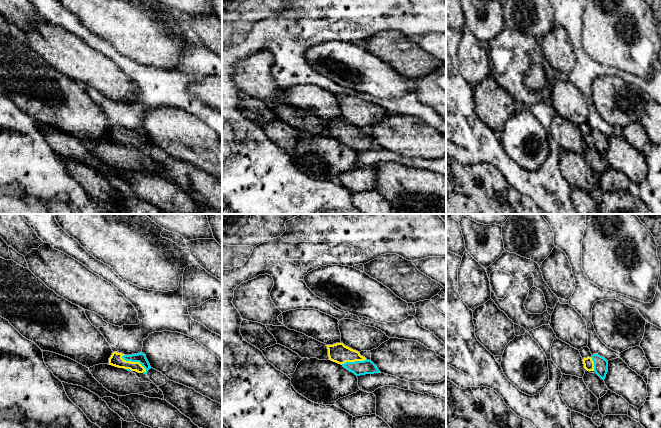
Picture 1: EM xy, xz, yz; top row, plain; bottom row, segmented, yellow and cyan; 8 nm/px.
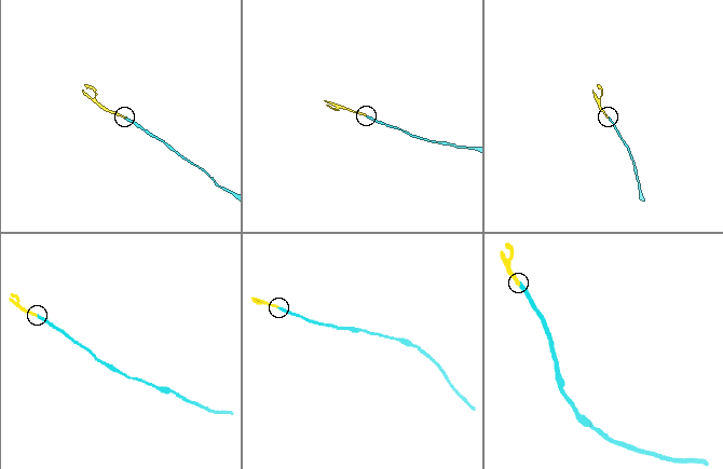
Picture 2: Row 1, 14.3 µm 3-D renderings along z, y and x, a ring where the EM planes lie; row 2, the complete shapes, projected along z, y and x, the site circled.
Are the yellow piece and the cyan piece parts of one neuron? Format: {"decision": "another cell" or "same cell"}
{"decision": "same cell"}

